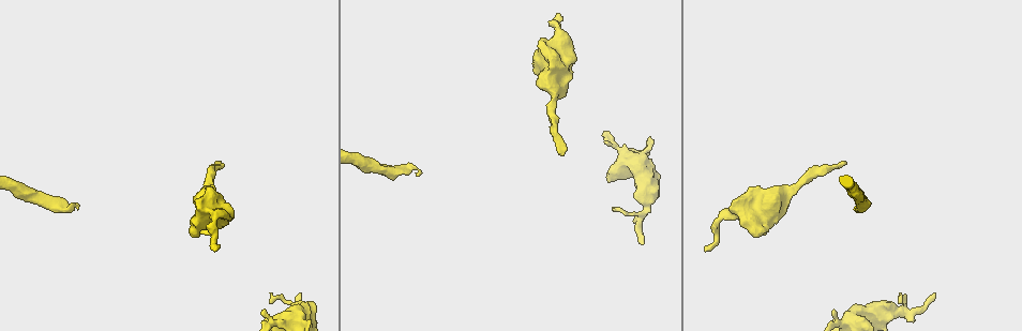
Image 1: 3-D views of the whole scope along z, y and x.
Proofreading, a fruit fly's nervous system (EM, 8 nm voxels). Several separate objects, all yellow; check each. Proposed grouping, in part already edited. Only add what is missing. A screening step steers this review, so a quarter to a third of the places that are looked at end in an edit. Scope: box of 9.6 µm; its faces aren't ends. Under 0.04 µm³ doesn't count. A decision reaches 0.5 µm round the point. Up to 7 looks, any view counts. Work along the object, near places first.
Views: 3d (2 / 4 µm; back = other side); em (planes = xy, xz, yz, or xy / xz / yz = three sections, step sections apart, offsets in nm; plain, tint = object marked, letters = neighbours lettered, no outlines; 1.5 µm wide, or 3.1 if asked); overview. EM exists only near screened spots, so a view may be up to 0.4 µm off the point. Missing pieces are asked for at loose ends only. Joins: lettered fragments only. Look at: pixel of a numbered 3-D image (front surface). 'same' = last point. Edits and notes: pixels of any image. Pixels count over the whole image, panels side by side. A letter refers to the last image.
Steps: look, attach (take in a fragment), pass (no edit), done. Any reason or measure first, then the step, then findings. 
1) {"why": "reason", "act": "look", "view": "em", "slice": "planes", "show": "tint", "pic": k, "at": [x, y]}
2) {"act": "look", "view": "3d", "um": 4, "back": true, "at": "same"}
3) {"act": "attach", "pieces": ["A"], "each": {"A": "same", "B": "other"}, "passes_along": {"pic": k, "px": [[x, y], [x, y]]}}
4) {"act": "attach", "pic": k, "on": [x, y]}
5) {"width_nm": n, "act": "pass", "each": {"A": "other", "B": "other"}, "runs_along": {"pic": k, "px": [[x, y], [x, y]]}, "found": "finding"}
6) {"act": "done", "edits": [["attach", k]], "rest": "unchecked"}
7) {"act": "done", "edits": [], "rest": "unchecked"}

{"why": "free end", "act": "look", "view": "em", "slice": "xz", "step": 4, "show": "letters", "pic": 1, "at": [300, 295]}

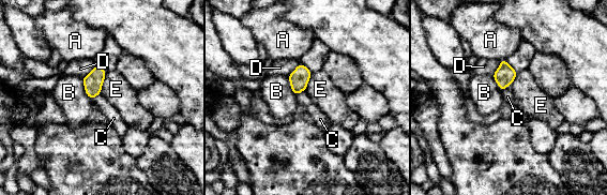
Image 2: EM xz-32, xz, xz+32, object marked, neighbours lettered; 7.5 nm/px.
{"why": "cut it another way", "act": "look", "view": "em", "slice": "planes", "show": "letters", "at": "same"}

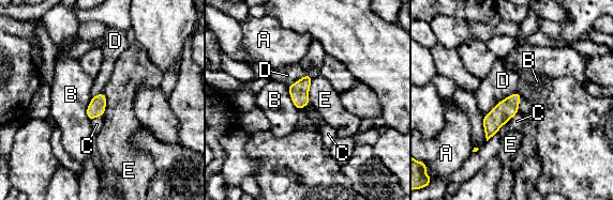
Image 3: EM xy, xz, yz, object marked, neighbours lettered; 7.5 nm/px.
{"act": "pass", "each": {"A": "other", "B": "other", "C": "other", "D": "other", "E": "other"}, "border": {"pic": 3, "px": [[312, 78], [309, 85], [309, 103]]}, "found": "none of them fits"}

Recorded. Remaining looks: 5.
{"why": "tapers out", "act": "look", "view": "em", "slice": "xz", "step": 8, "show": "tint", "pic": 1, "at": [215, 248]}

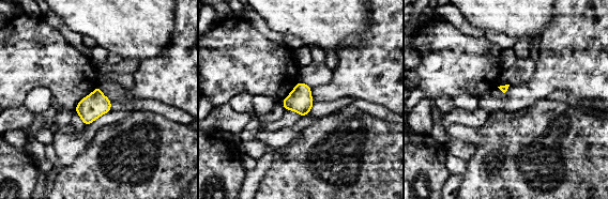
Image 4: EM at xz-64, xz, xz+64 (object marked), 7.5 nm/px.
{"why": "another direction", "act": "look", "view": "em", "slice": "planes", "show": "letters", "at": "same"}

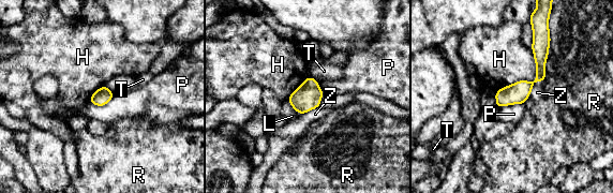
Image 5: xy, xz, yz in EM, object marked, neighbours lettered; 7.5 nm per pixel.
{"longest_contact_nm": ["H", 440], "act": "pass", "each": {"H": "other", "L": "other", "P": "other", "R": "other", "T": "other", "Z": "other"}, "border": {"pic": 5, "px": [[114, 94], [103, 105], [90, 102]]}, "found": "none of them fits"}

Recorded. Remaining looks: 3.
{"why": "branch stops here", "act": "look", "view": "em", "slice": "yz", "step": 8, "show": "tint", "pic": 1, "at": [420, 174]}

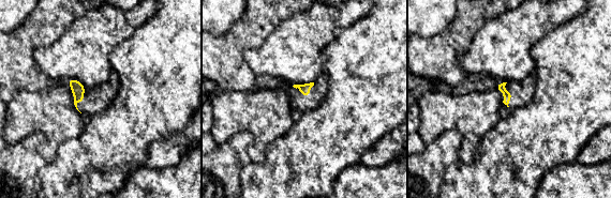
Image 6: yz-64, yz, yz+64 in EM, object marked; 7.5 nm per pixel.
{"why": "another direction", "act": "look", "view": "em", "slice": "planes", "show": "letters", "at": "same"}

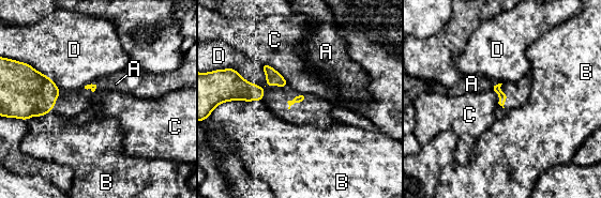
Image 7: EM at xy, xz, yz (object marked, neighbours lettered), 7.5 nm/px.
{"longest_contact_nm": ["D", 280], "act": "attach", "pieces": ["A"], "each": {"A": "same", "B": "other", "C": "other", "D": "other"}, "found": "it goes on there"}

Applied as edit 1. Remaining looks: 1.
{"act": "done", "edits": [["attach", 7]], "rest": "unchecked"}

